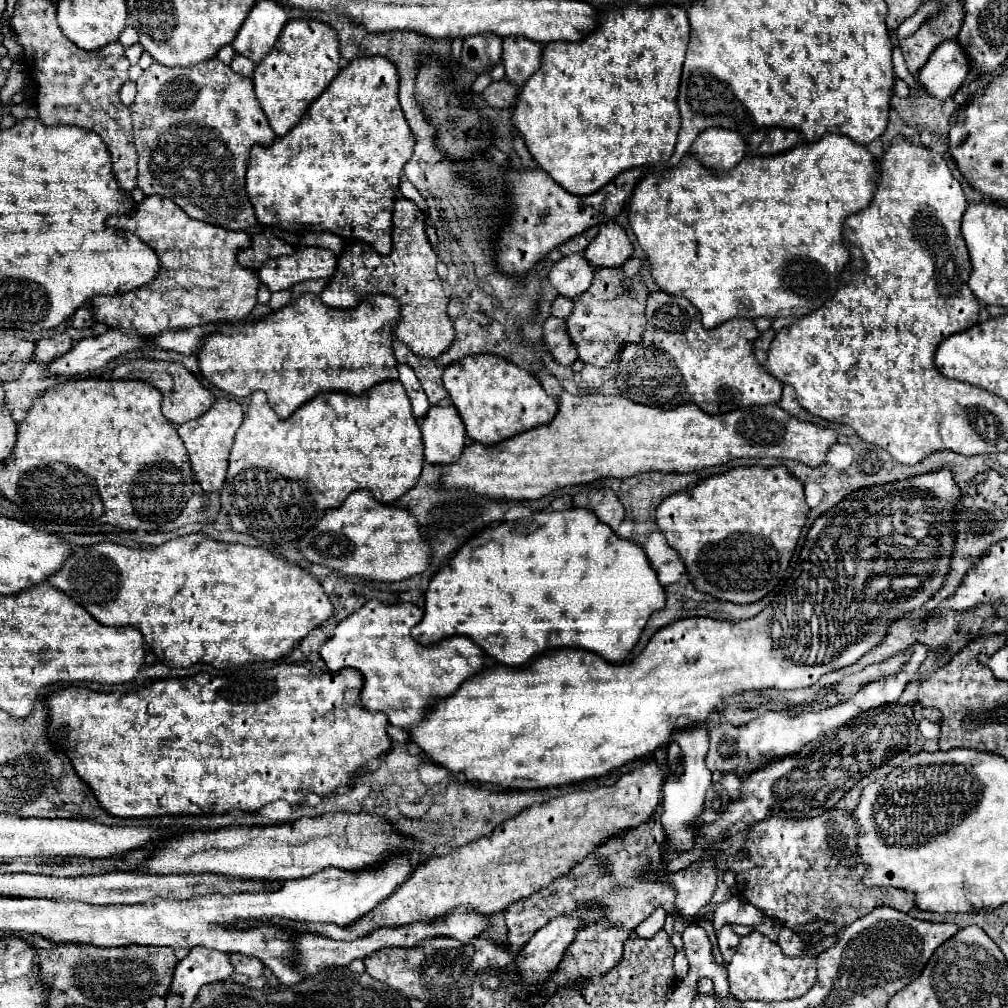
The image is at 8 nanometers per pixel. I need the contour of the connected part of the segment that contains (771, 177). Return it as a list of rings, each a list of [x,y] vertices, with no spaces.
[[[825,134],[815,144],[801,144],[801,146],[795,146],[793,150],[777,154],[777,156],[749,156],[747,154],[731,170],[703,170],[703,168],[699,168],[699,162],[695,162],[695,158],[691,158],[691,154],[685,154],[677,168],[671,168],[663,174],[649,174],[649,176],[641,178],[641,182],[635,188],[631,202],[629,202],[629,222],[637,236],[639,246],[643,248],[643,252],[649,258],[655,282],[661,286],[661,290],[665,290],[669,294],[681,294],[693,306],[697,306],[703,316],[703,326],[707,330],[717,328],[719,324],[735,318],[737,314],[743,318],[753,318],[753,320],[759,316],[771,316],[771,318],[805,316],[805,314],[821,308],[837,292],[841,272],[843,272],[845,264],[849,262],[849,252],[843,246],[843,222],[847,216],[869,206],[869,202],[877,190],[877,182],[879,182],[877,158],[871,156],[871,152],[865,146],[855,144],[851,138],[841,136],[841,134]]]

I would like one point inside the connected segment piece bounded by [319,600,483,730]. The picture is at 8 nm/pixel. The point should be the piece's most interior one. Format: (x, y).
(401, 678)

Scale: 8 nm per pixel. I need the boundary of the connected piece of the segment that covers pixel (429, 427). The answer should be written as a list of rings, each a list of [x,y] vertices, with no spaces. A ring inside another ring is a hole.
[[[431,406],[421,424],[423,454],[429,464],[453,464],[463,448],[467,434],[455,406]]]

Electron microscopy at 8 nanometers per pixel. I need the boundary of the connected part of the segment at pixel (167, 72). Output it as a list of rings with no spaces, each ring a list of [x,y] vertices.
[[[211,58],[211,60],[205,60],[201,64],[195,64],[195,66],[175,66],[175,68],[169,68],[169,66],[163,66],[159,62],[153,62],[137,80],[137,96],[133,100],[133,104],[129,106],[131,110],[131,118],[133,118],[133,138],[135,138],[135,150],[137,150],[137,156],[139,156],[139,176],[137,176],[137,186],[143,190],[145,196],[165,196],[165,198],[171,198],[175,204],[179,204],[179,208],[183,208],[191,218],[195,220],[203,220],[203,222],[209,222],[213,226],[221,226],[221,228],[227,228],[227,230],[249,230],[249,228],[255,228],[257,226],[257,218],[255,218],[255,210],[249,202],[249,196],[247,196],[247,190],[245,190],[245,170],[247,170],[247,160],[249,160],[249,152],[253,146],[271,146],[273,140],[275,140],[275,134],[255,98],[255,90],[253,90],[253,82],[249,78],[243,78],[239,74],[235,74],[227,64],[223,64],[219,58]]]

